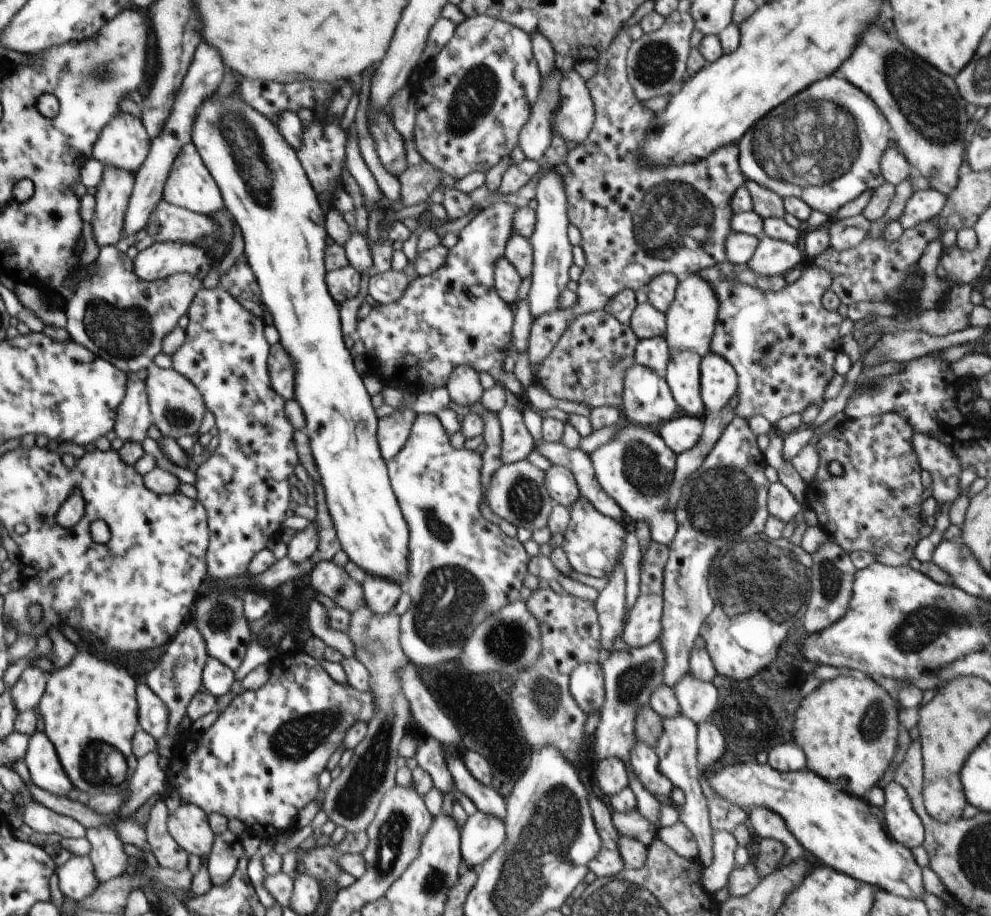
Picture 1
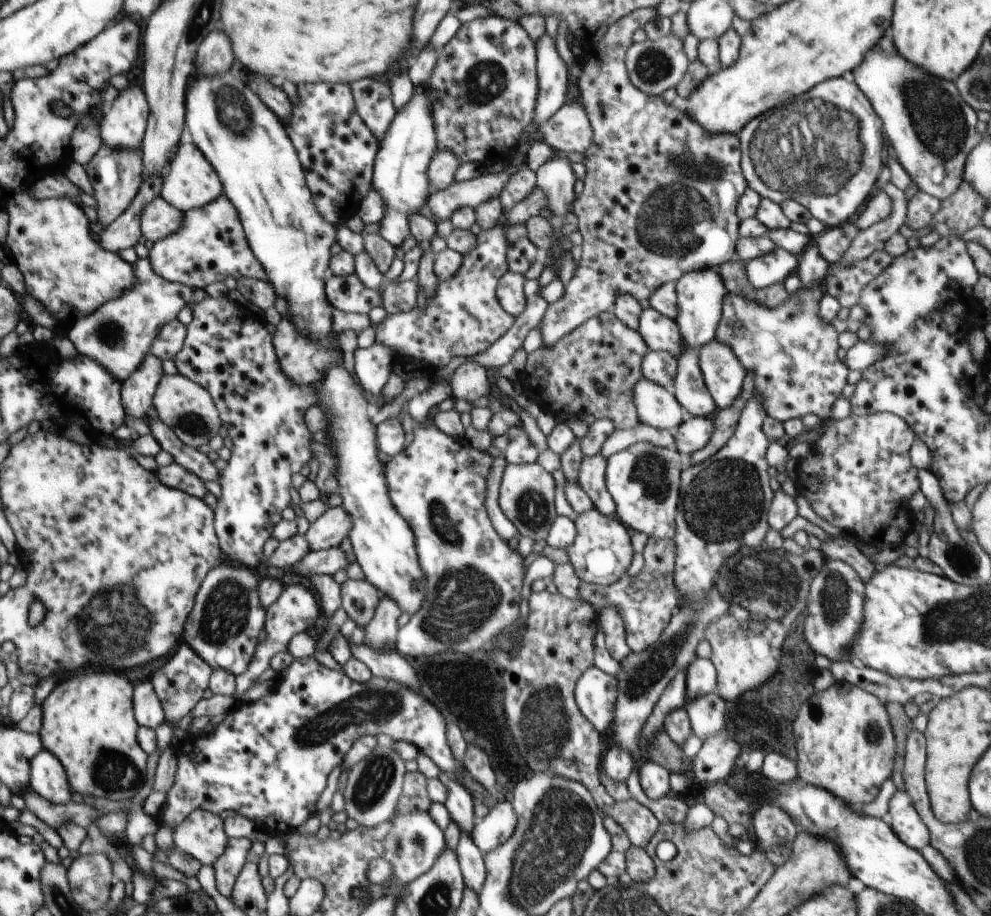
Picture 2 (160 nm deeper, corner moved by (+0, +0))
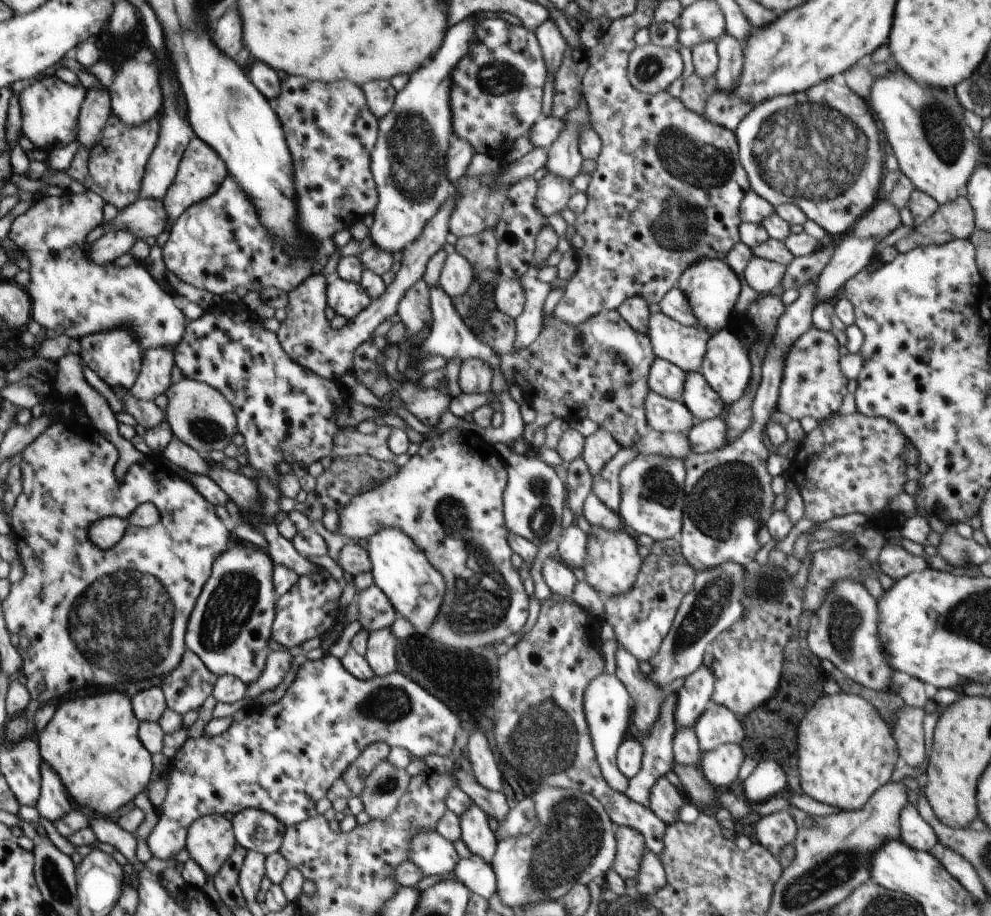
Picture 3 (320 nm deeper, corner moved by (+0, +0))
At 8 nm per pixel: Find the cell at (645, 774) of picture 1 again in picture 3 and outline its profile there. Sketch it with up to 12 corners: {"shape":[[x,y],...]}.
{"shape":[[664,776],[649,807],[667,825],[678,822],[686,796]]}

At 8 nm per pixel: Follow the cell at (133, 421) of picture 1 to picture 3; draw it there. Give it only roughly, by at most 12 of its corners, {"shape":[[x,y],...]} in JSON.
{"shape":[[144,349],[140,378],[130,393],[154,401],[168,391],[176,353]]}

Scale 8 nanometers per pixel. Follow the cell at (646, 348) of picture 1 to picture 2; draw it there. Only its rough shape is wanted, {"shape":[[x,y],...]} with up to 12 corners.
{"shape":[[651,351],[641,364],[644,379],[674,392],[677,358]]}

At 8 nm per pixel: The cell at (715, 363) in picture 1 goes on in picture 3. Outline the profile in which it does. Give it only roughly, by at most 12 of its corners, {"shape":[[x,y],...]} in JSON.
{"shape":[[727,328],[708,341],[699,372],[726,406],[751,377],[745,344]]}

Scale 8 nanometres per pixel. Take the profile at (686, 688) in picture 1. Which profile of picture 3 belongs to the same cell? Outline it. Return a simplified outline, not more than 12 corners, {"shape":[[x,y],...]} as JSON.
{"shape":[[710,702],[693,726],[704,754],[741,745],[746,729]]}

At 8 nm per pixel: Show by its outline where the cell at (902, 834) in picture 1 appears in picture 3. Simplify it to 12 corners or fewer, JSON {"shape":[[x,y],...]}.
{"shape":[[911,804],[901,810],[901,840],[930,852],[939,842],[932,826]]}

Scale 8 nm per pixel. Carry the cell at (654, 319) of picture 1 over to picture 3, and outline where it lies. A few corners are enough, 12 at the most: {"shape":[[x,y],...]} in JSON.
{"shape":[[662,312],[649,318],[655,355],[699,372],[712,335]]}

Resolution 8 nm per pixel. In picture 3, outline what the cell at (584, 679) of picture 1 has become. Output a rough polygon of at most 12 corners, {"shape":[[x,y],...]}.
{"shape":[[607,672],[583,695],[585,717],[603,779],[624,793],[617,750],[633,700]]}

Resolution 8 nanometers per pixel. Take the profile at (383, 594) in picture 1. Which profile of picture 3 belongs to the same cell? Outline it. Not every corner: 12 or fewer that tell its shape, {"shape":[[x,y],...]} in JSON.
{"shape":[[390,627],[369,634],[365,657],[376,675],[398,668]]}

